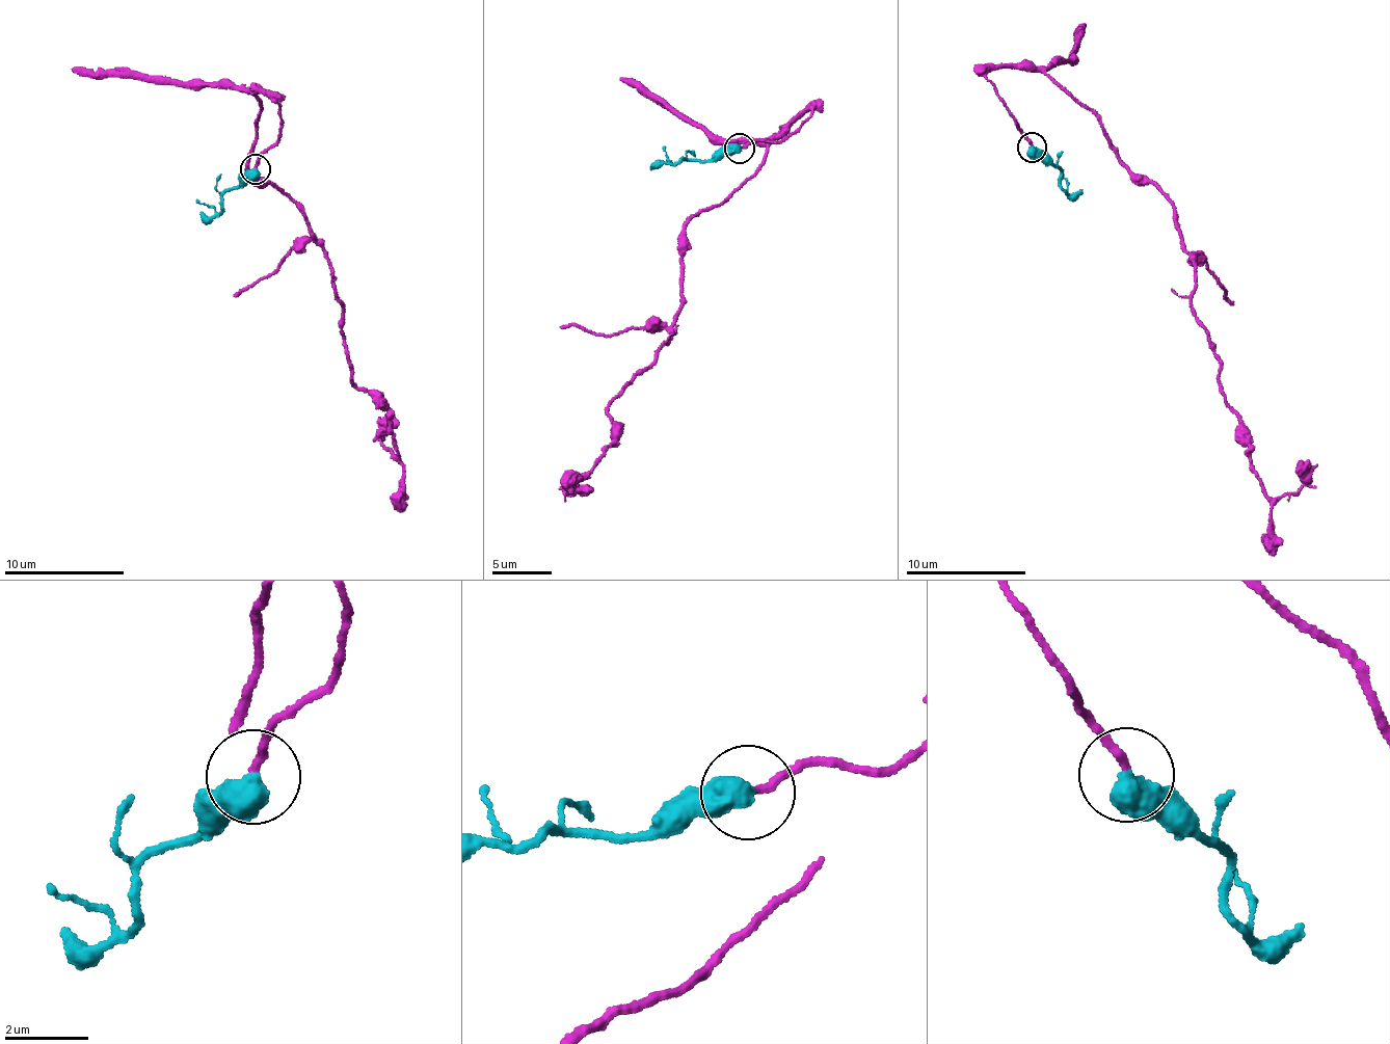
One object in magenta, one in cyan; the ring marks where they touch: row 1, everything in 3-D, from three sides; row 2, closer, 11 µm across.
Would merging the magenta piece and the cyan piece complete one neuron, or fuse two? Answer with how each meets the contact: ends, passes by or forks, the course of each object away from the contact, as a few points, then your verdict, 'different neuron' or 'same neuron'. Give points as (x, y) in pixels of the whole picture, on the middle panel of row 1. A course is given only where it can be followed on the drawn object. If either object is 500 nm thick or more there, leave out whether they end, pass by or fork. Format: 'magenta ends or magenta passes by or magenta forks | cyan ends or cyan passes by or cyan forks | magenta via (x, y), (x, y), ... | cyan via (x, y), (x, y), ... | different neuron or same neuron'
magenta via (741, 146), (779, 141), (810, 109), (693, 216), (673, 332), (567, 488), (593, 488) | cyan via (740, 148), (700, 160), (685, 158), (664, 162), (650, 170) | same neuron

